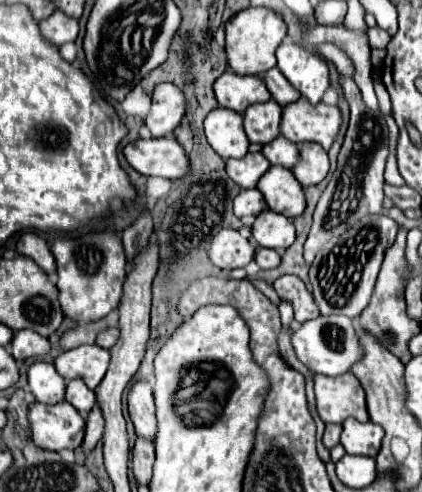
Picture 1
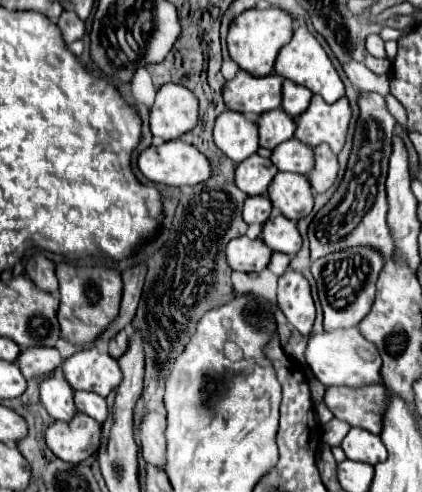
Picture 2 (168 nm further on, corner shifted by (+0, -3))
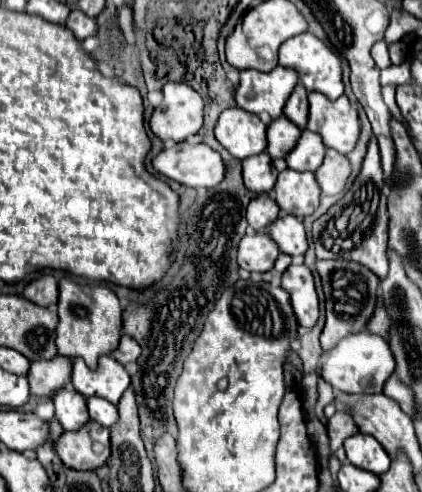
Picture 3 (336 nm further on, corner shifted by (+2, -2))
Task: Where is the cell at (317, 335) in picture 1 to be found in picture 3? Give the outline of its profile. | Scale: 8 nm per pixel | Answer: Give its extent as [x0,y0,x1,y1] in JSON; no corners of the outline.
[322,330,396,394]

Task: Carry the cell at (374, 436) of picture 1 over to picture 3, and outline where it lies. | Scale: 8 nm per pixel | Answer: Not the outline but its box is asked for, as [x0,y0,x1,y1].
[344,432,390,476]

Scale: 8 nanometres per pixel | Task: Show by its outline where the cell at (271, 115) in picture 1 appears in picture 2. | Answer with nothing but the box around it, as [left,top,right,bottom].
[256,109,294,149]

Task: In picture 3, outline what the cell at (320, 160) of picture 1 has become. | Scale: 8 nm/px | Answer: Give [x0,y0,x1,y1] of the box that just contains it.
[314,148,352,196]

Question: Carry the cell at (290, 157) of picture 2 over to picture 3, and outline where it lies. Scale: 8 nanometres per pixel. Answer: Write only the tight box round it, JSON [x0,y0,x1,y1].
[286,130,326,172]

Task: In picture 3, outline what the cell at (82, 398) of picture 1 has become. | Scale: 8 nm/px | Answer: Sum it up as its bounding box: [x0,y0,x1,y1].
[88,396,118,428]

